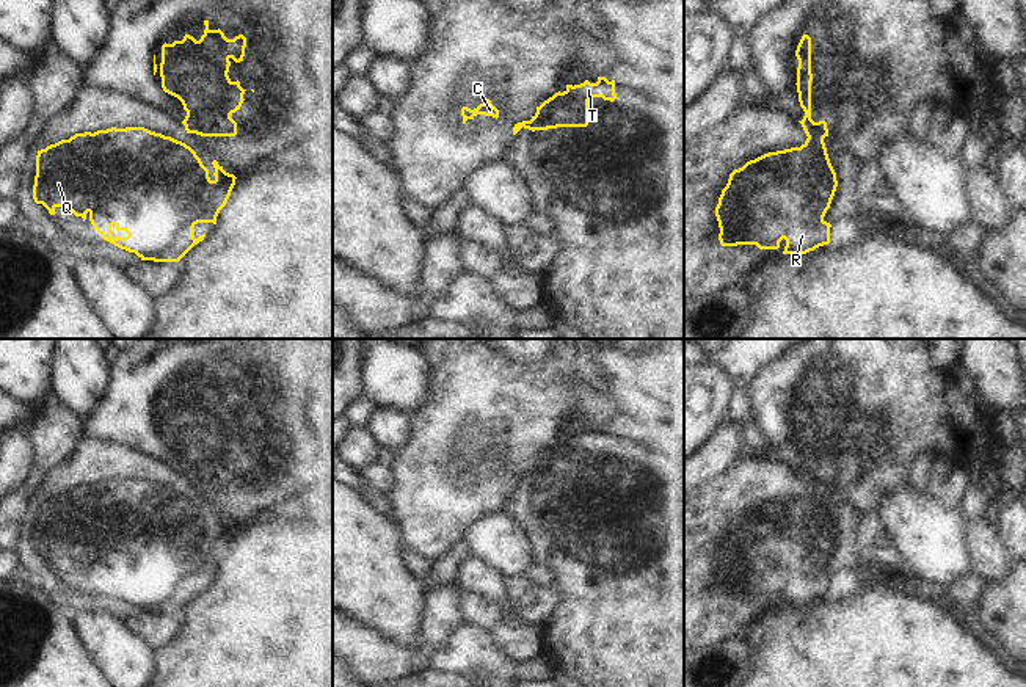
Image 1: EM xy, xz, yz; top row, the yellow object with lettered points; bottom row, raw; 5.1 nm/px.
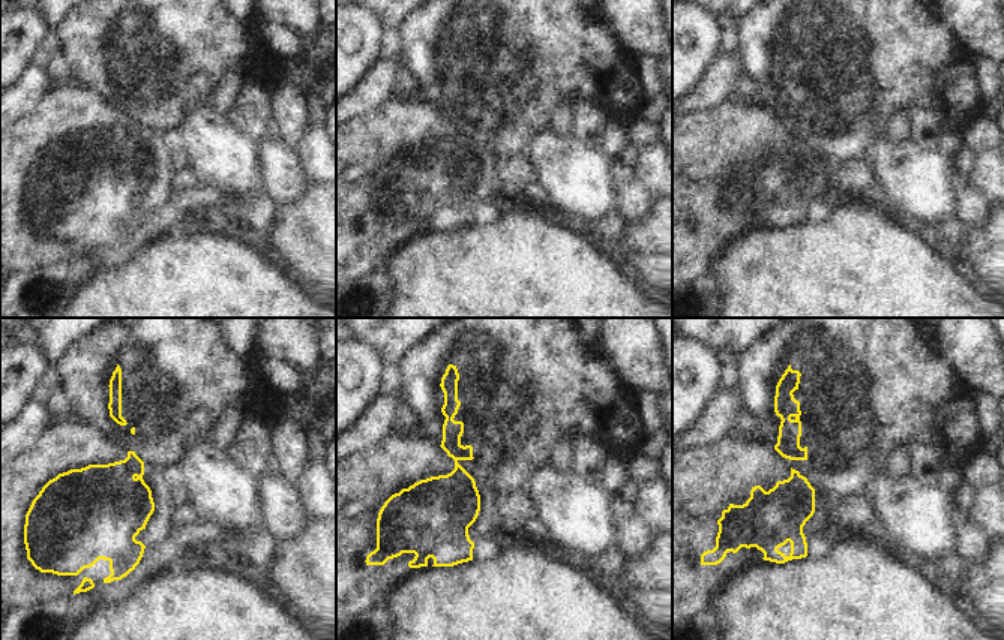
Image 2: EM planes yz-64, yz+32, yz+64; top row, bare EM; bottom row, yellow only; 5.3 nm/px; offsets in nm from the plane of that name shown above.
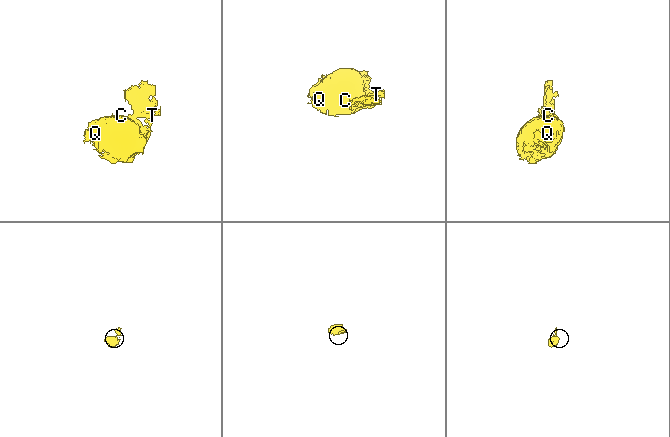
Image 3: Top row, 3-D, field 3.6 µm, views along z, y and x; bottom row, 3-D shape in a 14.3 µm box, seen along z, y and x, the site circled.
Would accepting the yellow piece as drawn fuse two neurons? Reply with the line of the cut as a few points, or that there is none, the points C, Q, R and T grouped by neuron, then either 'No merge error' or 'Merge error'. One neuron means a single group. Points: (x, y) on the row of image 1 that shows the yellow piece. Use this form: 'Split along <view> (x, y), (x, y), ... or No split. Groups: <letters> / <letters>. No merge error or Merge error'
Split along yz (804, 126), (811, 127), (822, 138). Groups: C Q R / T. Merge error.

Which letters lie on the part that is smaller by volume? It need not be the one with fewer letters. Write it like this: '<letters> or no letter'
T

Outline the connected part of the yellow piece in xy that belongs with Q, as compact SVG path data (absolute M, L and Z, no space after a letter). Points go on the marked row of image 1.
M111 127L94 133L75 133L69 140L38 151L33 199L36 204L42 204L50 215L56 213L56 207L64 207L75 216L82 216L83 221L88 218L104 240L135 253L141 260L179 262L206 237L202 234L196 238L193 227L198 223L216 224L216 216L235 185L237 177L234 174L226 173L216 160L212 165L215 168L213 180L190 146L144 127Z

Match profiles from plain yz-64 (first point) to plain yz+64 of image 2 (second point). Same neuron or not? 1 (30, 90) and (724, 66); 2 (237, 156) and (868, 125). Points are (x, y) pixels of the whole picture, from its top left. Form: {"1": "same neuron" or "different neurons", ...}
{"1": "same neuron", "2": "different neurons"}

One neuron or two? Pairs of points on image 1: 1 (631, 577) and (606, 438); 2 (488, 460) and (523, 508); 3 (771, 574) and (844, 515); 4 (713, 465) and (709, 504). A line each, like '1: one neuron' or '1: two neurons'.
1: one neuron
2: two neurons
3: one neuron
4: two neurons

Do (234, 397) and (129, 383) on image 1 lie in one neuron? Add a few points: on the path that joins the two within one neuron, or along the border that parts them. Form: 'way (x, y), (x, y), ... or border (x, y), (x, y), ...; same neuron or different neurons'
way (207, 397), (168, 397), (156, 388); same neuron

